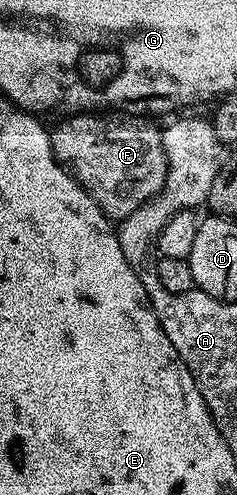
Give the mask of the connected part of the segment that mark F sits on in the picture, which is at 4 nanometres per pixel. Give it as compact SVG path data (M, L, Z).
M71 114L50 129L55 161L97 202L108 220L122 222L148 204L167 181L163 133L139 114Z

